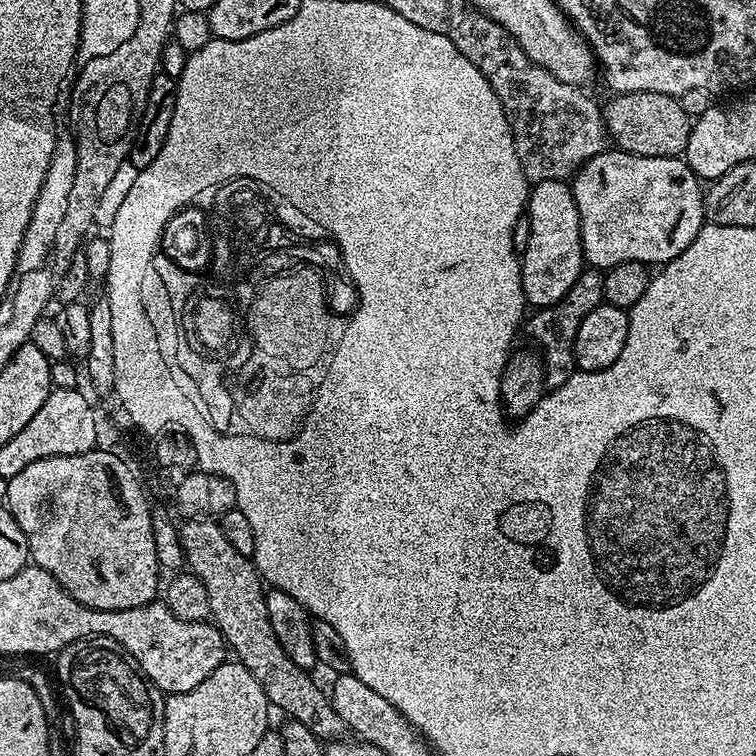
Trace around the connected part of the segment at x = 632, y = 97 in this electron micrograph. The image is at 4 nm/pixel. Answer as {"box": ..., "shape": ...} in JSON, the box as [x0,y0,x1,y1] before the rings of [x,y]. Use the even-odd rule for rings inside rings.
{"box":[602,92,694,157],"shape":[[[621,92],[611,98],[602,108],[604,125],[608,128],[609,141],[619,151],[635,156],[683,157],[694,120],[682,110],[677,97],[653,92]]]}

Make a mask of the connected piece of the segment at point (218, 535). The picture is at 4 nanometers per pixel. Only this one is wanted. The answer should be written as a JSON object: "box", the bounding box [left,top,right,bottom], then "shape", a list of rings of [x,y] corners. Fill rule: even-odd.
{"box":[179,518,347,742],"shape":[[[190,518],[186,522],[184,526],[182,524],[179,527],[179,539],[184,548],[187,567],[206,586],[206,592],[210,597],[211,621],[224,637],[227,647],[231,651],[234,650],[235,659],[254,675],[255,681],[262,686],[271,707],[282,710],[289,719],[302,722],[322,742],[341,739],[347,733],[347,728],[338,712],[334,710],[331,697],[325,689],[315,684],[309,669],[298,666],[278,642],[266,609],[264,584],[251,557],[239,554],[238,550],[235,550],[230,540],[226,538],[223,527],[217,521],[210,518]]]}

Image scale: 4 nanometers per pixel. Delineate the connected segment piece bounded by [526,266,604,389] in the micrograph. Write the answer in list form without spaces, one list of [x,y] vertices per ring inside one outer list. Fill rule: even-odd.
[[[588,266],[580,273],[578,282],[574,282],[574,286],[570,286],[570,290],[562,299],[548,308],[533,311],[527,317],[526,332],[528,328],[529,334],[536,339],[537,345],[535,344],[535,347],[542,353],[542,359],[544,361],[544,383],[549,389],[562,386],[562,382],[566,382],[571,378],[573,372],[577,371],[576,356],[572,353],[572,343],[578,334],[578,326],[582,326],[582,318],[586,318],[586,314],[590,314],[590,310],[594,310],[602,303],[604,303],[604,272],[599,268]]]

